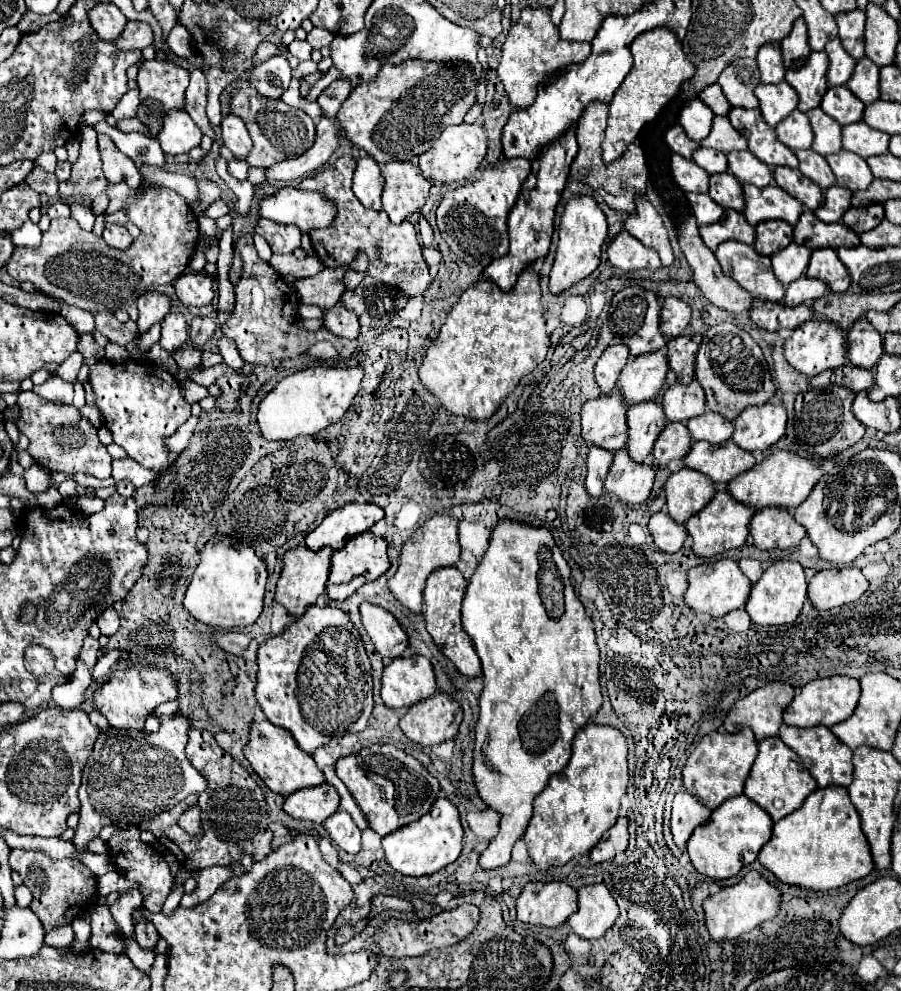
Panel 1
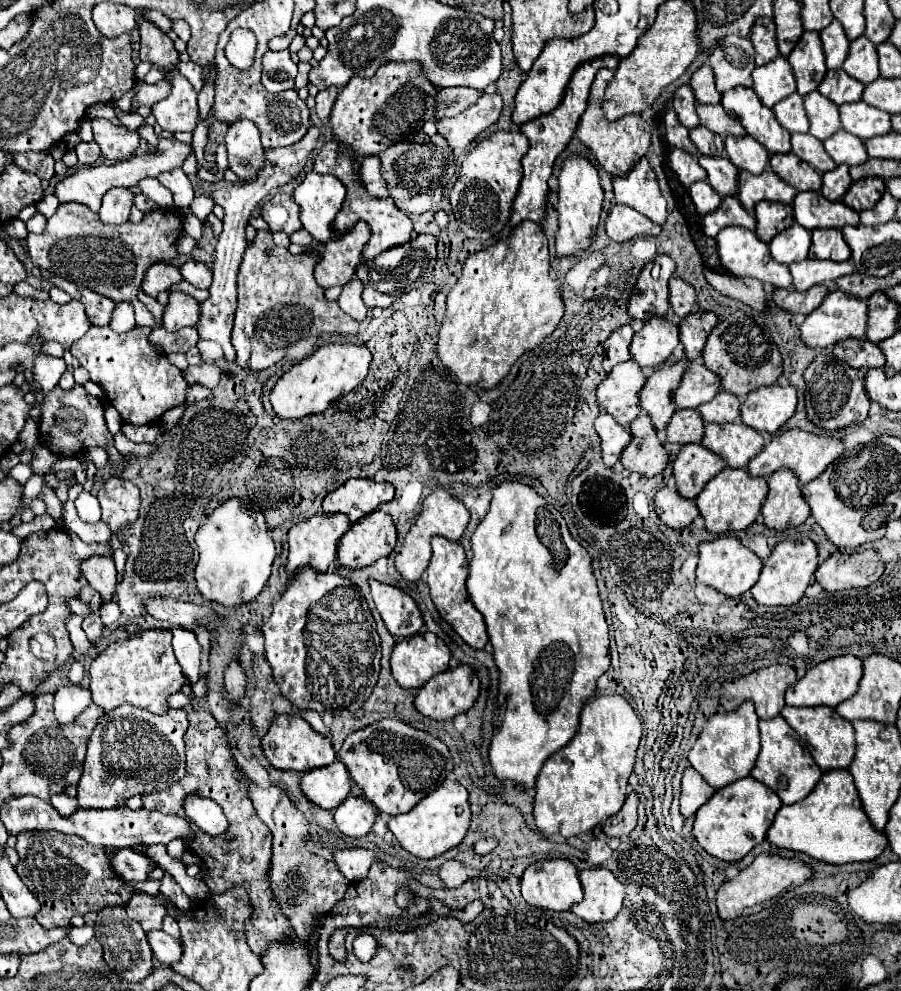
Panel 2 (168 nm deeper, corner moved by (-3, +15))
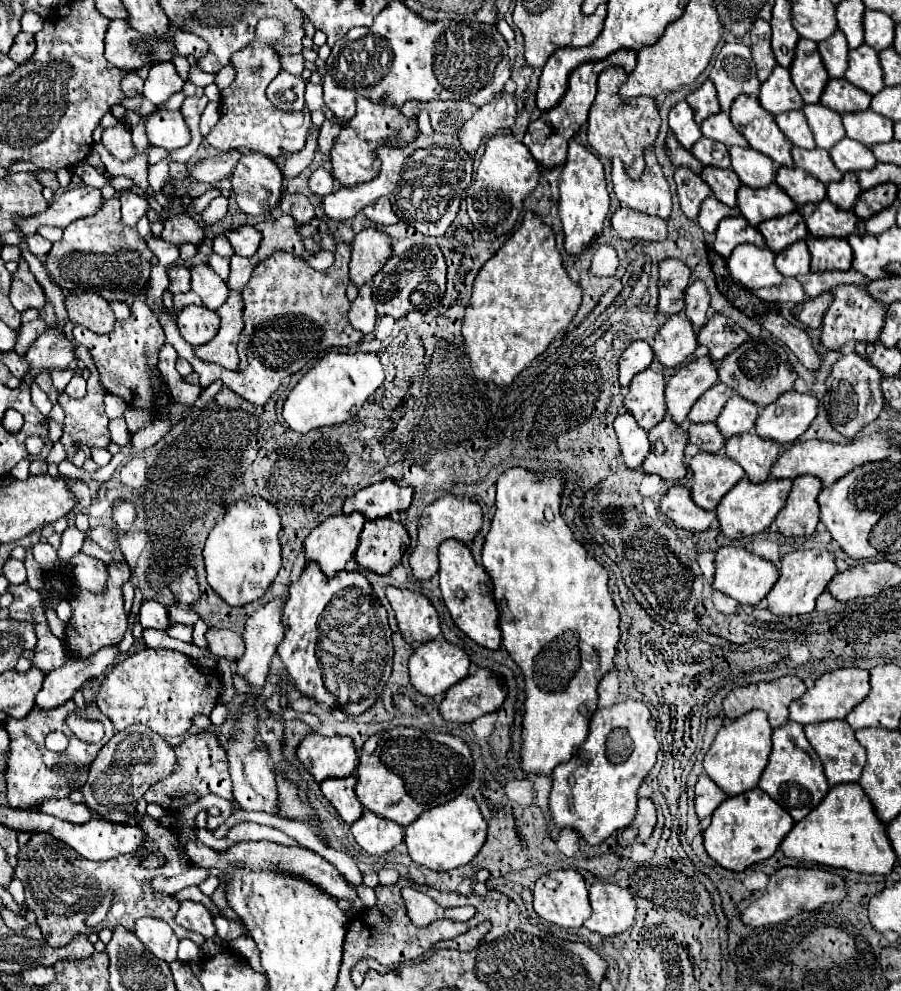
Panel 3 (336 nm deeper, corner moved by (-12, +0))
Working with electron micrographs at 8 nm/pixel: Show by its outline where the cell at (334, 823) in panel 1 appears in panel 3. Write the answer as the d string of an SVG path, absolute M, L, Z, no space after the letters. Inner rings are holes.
M363 811L363 815L351 825L351 831L355 841L369 855L383 855L403 841L401 825L379 815L373 815L371 811Z

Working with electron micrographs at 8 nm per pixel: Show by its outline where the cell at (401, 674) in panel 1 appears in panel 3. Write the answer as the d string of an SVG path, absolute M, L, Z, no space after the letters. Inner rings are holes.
M435 639L417 647L409 657L409 679L421 695L435 697L465 679L469 665L465 651L445 639Z

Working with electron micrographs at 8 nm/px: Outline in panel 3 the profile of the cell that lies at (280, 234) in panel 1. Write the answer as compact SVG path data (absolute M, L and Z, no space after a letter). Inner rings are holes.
M285 193L281 199L281 211L285 215L291 215L295 219L297 227L307 225L315 213L313 213L313 205L309 203L309 199L305 195L289 195Z

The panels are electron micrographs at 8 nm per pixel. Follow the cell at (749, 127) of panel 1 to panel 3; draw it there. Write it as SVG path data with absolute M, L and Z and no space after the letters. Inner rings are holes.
M751 95L737 97L731 105L729 115L731 115L733 127L741 135L745 135L745 139L755 151L765 153L777 165L785 165L785 167L795 165L791 157L793 143L777 127L775 117L761 107L757 97L751 97Z

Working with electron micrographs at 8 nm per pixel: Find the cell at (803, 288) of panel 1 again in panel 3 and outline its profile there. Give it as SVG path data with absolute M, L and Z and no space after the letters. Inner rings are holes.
M823 271L823 273L807 273L799 275L799 283L805 289L807 297L817 297L825 291L833 291L837 285L865 285L867 279L859 271Z

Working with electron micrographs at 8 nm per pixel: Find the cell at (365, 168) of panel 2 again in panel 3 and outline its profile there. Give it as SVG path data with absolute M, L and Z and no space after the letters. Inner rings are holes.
M387 197L377 199L373 205L365 207L365 209L363 209L363 213L365 213L365 215L367 215L367 219L371 219L373 223L393 225L393 223L397 223L397 221L399 221L399 219L397 219L397 215L395 215L395 211L391 209L391 203L389 203L389 199L387 199Z

